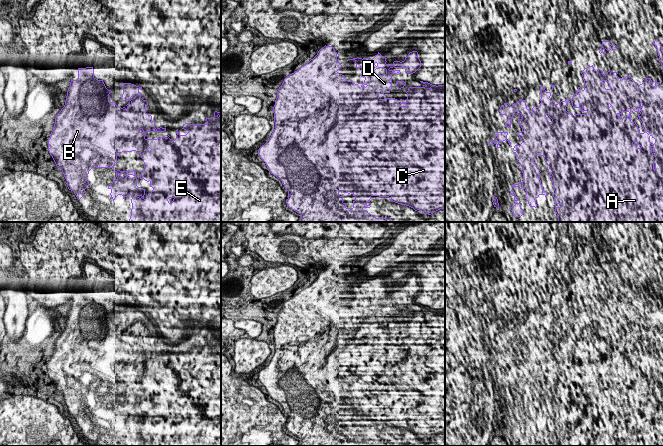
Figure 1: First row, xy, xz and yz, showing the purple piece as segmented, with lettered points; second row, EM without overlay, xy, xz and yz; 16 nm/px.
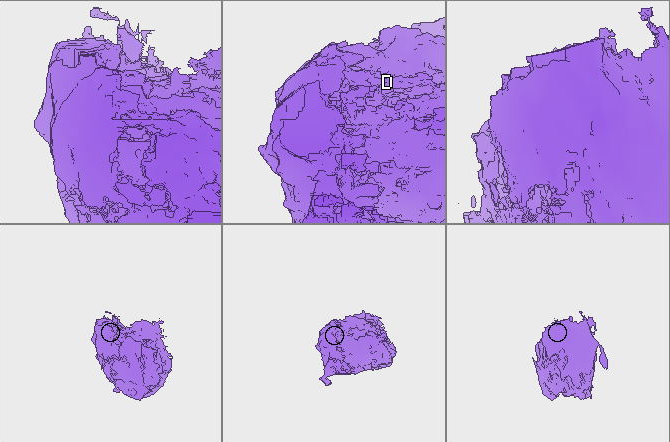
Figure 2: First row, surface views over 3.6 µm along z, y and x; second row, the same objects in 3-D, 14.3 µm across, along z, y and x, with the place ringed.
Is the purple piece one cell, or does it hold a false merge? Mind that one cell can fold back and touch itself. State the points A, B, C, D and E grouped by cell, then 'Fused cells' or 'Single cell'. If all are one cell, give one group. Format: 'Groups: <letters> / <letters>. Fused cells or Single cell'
Groups: A B C D E. Single cell

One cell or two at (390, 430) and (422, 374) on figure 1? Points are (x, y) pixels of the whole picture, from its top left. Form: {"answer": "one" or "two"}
{"answer": "one"}

